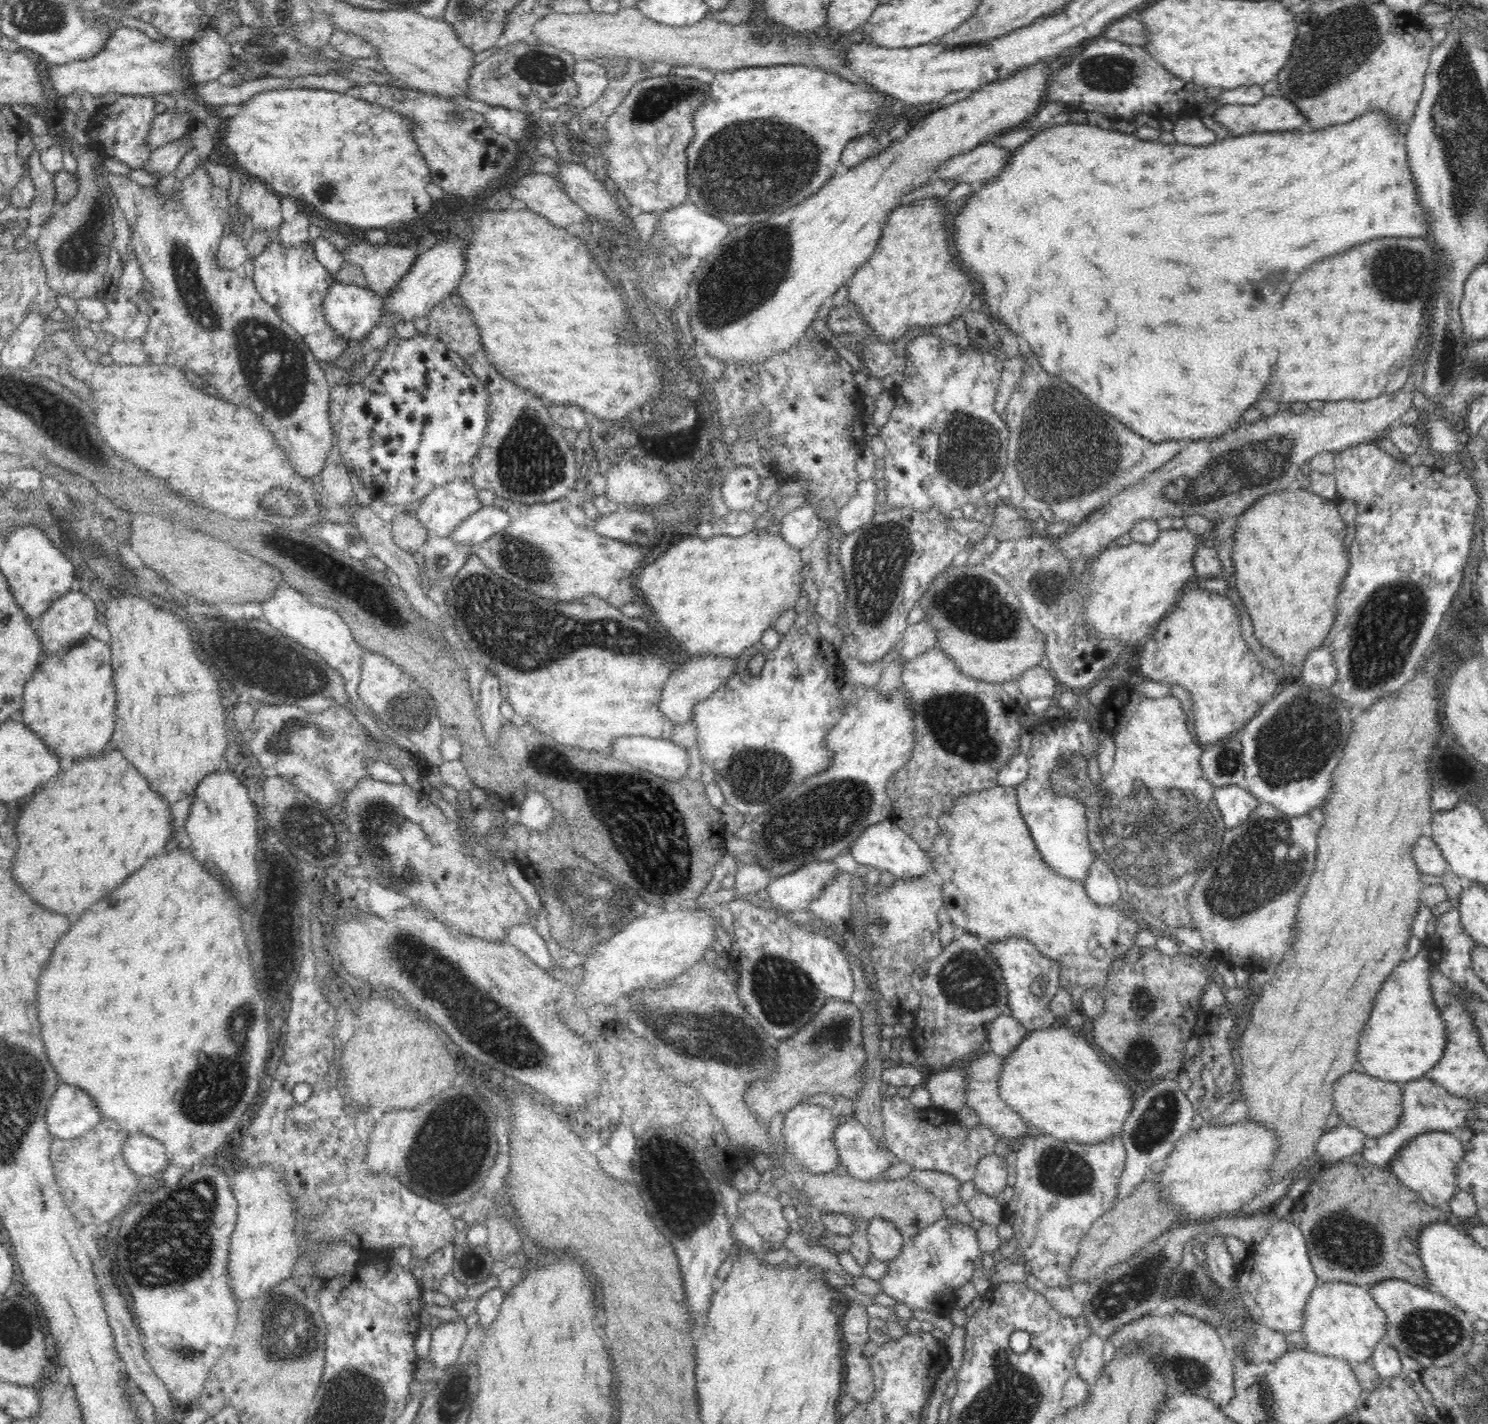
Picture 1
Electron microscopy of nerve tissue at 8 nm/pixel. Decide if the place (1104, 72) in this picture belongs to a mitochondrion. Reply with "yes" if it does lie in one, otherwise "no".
yes

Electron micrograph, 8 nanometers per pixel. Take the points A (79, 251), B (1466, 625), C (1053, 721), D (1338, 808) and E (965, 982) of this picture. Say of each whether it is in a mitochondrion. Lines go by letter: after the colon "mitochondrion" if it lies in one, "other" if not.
A: mitochondrion
B: other
C: other
D: other
E: mitochondrion

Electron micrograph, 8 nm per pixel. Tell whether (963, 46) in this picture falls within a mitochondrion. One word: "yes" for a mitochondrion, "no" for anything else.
no

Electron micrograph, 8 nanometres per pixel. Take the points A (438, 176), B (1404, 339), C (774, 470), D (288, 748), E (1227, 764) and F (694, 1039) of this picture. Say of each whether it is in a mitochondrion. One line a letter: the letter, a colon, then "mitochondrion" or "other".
A: other
B: other
C: other
D: mitochondrion
E: mitochondrion
F: mitochondrion

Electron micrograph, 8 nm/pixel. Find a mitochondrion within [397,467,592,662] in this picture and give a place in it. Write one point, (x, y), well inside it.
(535, 563)

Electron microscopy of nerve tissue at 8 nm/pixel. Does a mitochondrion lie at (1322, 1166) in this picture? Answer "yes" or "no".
no

